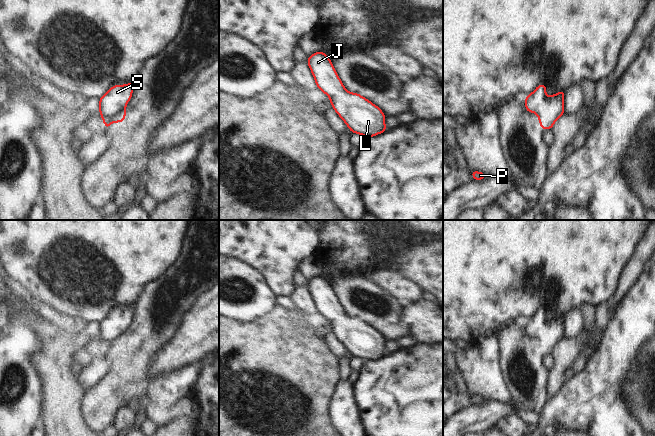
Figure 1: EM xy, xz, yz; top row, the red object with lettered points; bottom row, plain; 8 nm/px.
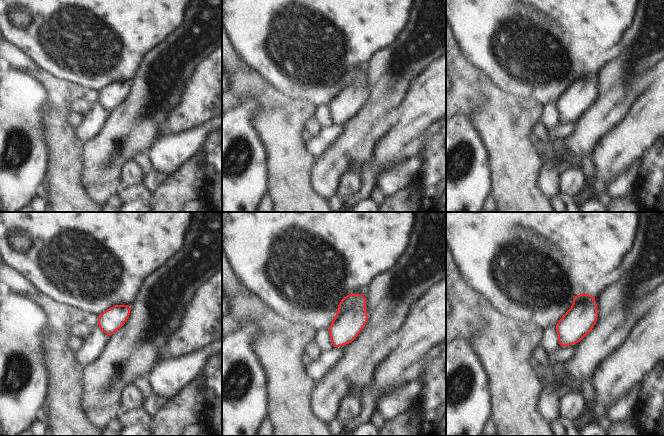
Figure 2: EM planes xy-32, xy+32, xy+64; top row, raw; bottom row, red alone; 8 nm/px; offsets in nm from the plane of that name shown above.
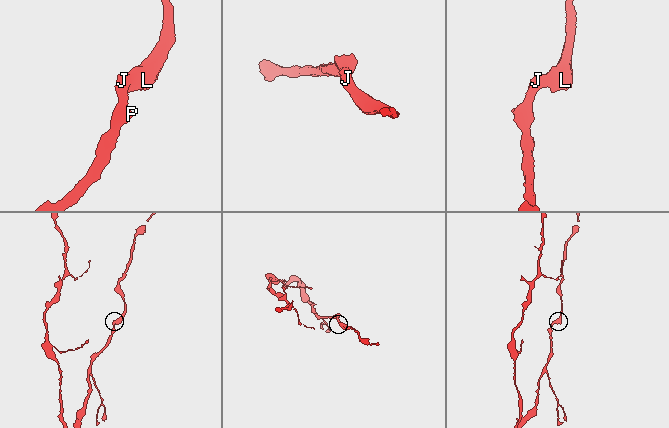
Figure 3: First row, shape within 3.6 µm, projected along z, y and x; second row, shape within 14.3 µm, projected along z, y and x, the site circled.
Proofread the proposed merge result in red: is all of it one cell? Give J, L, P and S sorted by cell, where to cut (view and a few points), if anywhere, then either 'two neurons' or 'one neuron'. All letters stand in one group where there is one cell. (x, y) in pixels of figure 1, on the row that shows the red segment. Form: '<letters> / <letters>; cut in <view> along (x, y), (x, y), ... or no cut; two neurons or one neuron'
J L P S; no cut; one neuron

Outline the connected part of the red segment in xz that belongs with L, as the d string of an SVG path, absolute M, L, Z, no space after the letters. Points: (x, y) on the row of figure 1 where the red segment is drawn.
M325 53L310 55L307 63L318 89L330 98L332 108L351 133L374 137L387 130L382 110L360 94L347 91Z

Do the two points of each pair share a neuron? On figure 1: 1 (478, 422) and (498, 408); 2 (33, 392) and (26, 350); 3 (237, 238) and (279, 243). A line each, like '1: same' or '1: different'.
1: same
2: same
3: same

